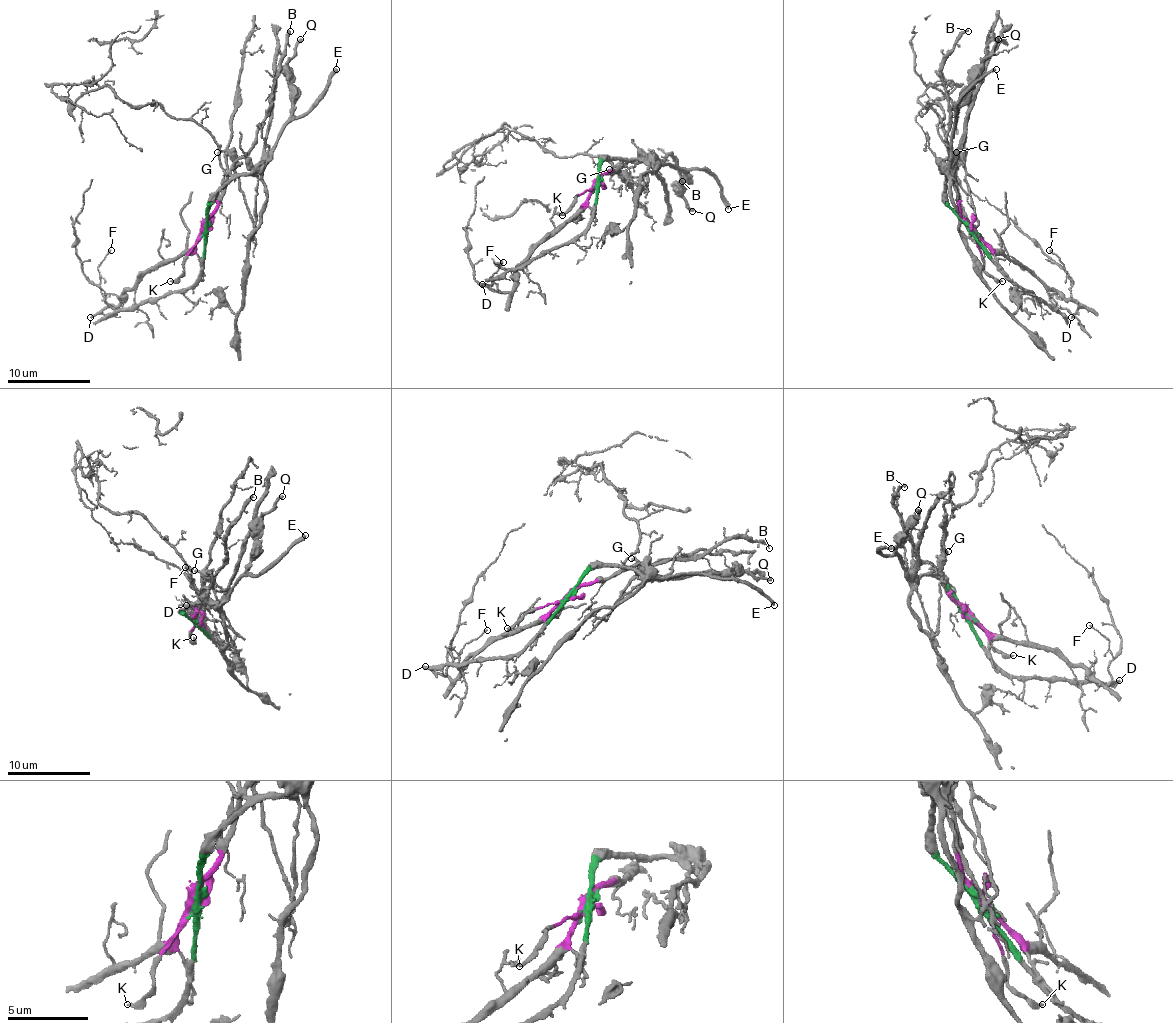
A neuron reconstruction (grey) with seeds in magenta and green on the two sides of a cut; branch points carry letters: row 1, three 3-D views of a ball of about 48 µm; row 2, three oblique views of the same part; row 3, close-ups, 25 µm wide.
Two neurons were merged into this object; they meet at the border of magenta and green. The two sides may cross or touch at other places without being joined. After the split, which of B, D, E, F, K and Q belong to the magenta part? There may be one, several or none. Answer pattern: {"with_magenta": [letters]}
{"with_magenta": ["B", "D", "F", "K"]}

